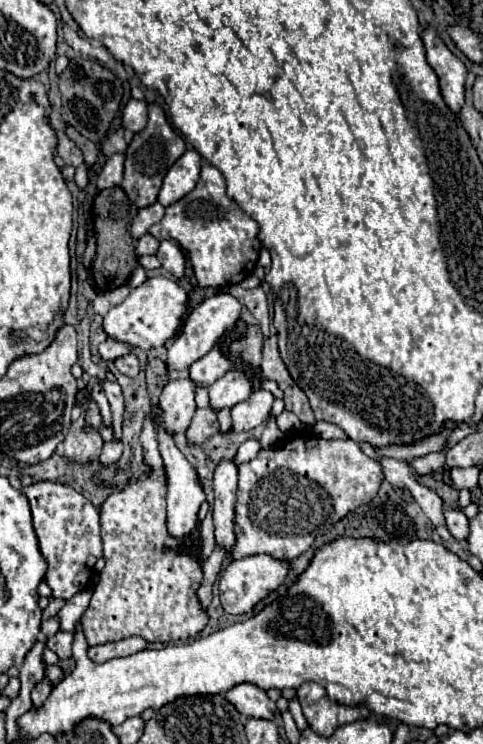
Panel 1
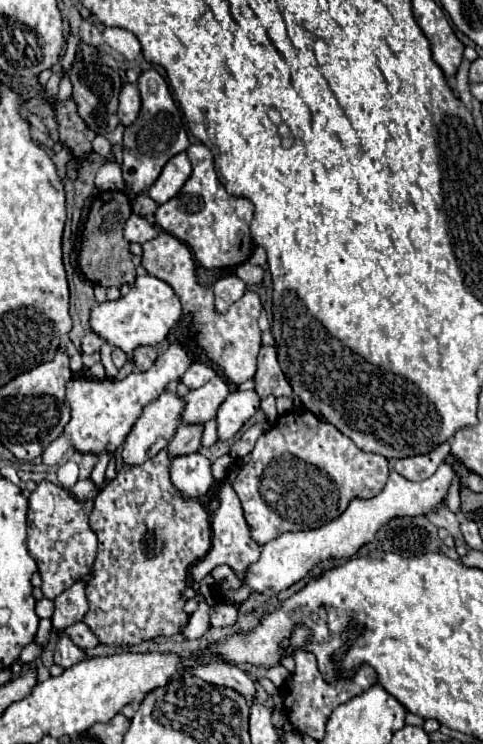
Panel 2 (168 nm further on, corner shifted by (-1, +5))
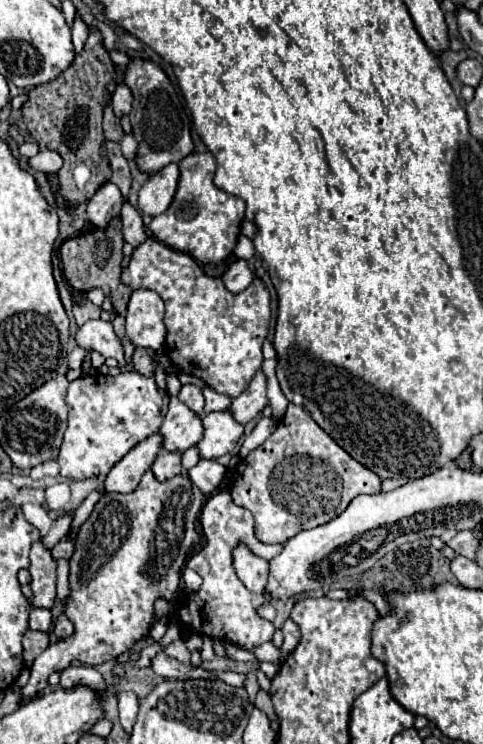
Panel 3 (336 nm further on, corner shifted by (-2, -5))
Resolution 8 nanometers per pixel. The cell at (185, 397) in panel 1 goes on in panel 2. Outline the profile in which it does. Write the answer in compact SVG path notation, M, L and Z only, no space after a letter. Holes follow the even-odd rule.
M169 391L147 405L147 409L143 409L143 417L139 417L127 435L121 451L123 463L135 467L165 449L167 441L171 441L179 427L179 409L183 409L183 399Z

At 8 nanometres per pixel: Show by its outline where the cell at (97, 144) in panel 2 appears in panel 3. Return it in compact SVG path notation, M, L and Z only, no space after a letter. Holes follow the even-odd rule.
M124 201L122 205L122 211L120 211L120 217L122 217L122 233L124 233L124 241L130 243L132 247L138 247L140 243L144 243L146 237L146 231L144 231L144 223L142 223L142 217L140 213L130 205L130 201Z

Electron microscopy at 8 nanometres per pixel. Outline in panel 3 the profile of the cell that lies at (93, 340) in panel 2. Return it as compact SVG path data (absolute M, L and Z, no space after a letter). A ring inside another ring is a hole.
M76 347L70 355L66 356L67 365L69 369L78 369L80 367L80 363L84 361L84 357L88 355L88 351L84 351L82 347Z

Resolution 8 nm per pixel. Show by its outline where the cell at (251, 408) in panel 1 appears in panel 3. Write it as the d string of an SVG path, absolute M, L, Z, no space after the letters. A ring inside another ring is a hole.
M230 409L204 415L204 439L196 445L202 459L216 459L228 455L244 433L244 425L238 423Z

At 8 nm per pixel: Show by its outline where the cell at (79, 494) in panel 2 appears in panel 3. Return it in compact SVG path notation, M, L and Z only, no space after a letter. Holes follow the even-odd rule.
M68 511L68 513L64 513L64 515L60 515L60 517L56 517L54 519L54 525L52 525L52 529L46 533L46 537L44 537L44 545L50 549L50 547L54 547L68 531L70 531L70 523L72 523L72 517L74 517L74 511Z

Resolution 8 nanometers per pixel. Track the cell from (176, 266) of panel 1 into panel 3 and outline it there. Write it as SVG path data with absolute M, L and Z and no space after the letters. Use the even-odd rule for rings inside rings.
M150 237L140 247L134 249L128 267L124 267L122 271L122 281L132 289L152 289L164 299L166 305L164 323L168 329L166 355L180 373L196 375L202 381L206 381L210 389L214 389L216 393L230 395L232 399L238 397L248 387L254 373L262 365L262 343L268 335L270 323L270 295L260 279L254 279L252 285L242 293L232 295L224 287L222 279L206 277L204 271L196 265L196 261L188 253L170 249L168 245Z

